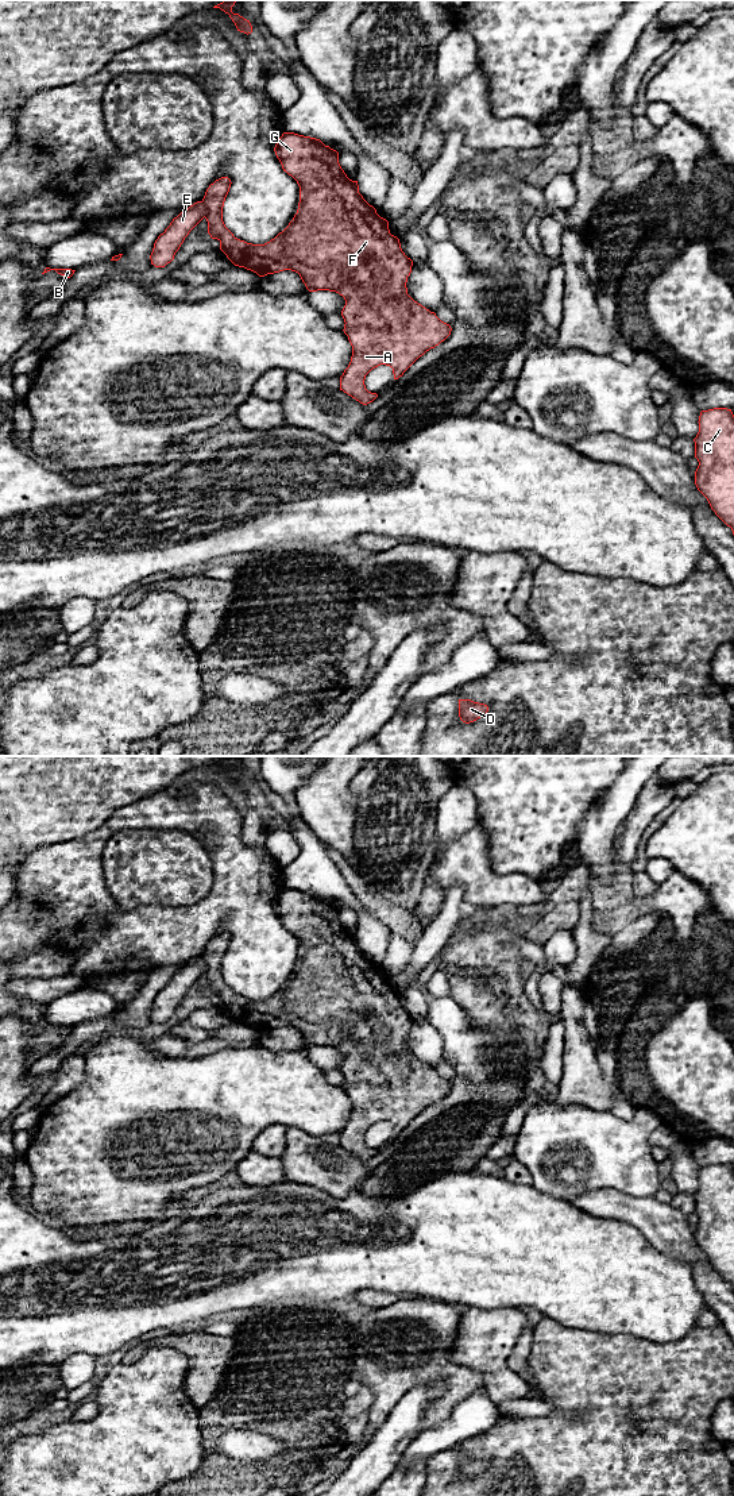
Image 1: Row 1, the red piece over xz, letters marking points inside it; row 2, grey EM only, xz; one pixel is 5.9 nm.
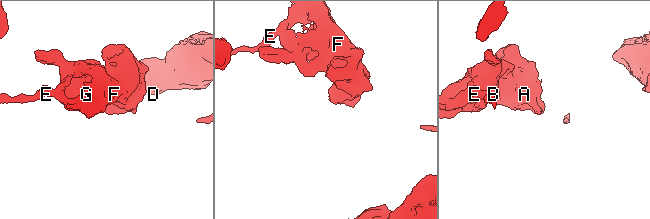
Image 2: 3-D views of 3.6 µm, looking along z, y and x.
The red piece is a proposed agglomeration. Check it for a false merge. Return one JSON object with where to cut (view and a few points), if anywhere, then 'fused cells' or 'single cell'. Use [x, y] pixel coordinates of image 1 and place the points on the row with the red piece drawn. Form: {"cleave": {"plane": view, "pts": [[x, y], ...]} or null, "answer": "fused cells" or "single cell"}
{"cleave": {"plane": "xz", "pts": [[201, 201], [205, 216]]}, "answer": "fused cells"}

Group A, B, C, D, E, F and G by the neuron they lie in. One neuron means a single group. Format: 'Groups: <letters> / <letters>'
Groups: A F G / B C D E

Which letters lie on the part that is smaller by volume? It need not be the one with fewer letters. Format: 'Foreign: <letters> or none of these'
Foreign: A, F, G

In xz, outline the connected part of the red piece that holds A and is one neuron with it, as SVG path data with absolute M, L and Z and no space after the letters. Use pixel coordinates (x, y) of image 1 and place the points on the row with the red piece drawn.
M283 132L274 151L283 171L300 186L298 209L289 225L264 244L235 238L223 221L223 207L232 182L221 177L209 185L202 198L208 234L220 242L220 250L235 266L259 277L291 270L300 274L309 292L329 290L344 297L343 331L352 346L352 356L340 377L340 390L367 405L378 397L364 385L372 369L390 366L394 379L398 379L420 356L444 342L452 328L407 294L413 261L402 251L399 239L390 234L389 221L359 193L358 181L347 177L336 150L320 139Z

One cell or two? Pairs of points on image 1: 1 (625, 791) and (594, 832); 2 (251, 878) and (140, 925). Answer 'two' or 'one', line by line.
1: one
2: one

